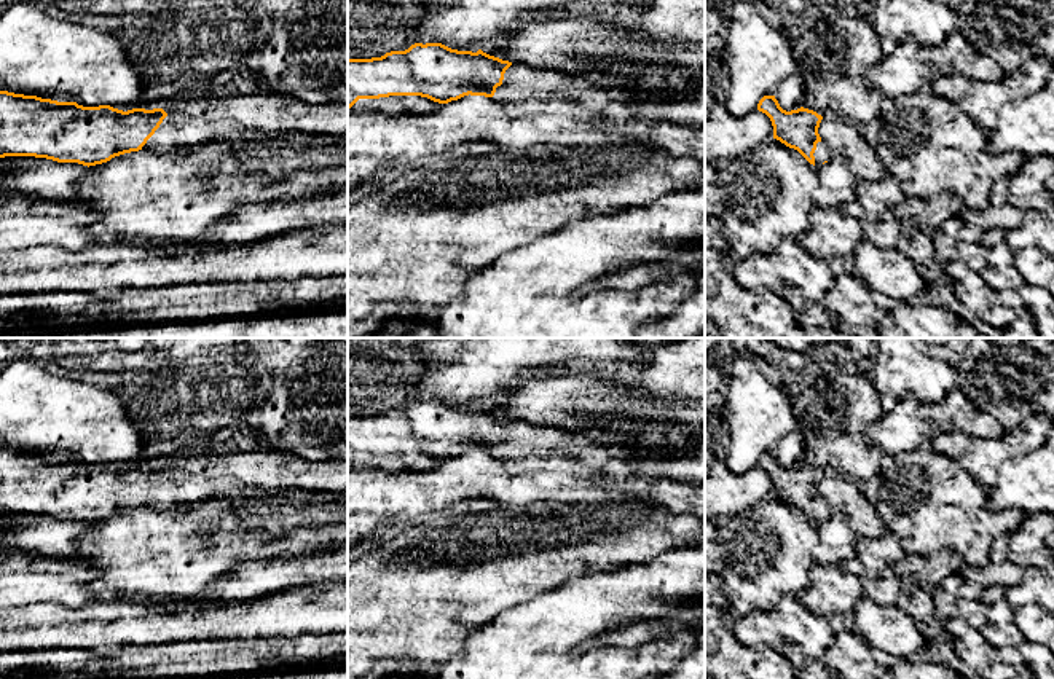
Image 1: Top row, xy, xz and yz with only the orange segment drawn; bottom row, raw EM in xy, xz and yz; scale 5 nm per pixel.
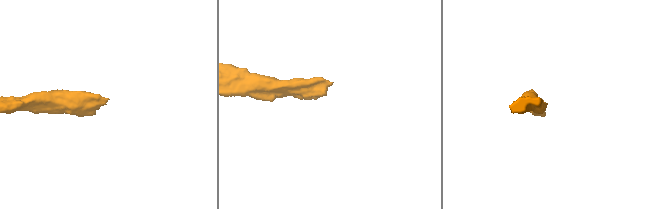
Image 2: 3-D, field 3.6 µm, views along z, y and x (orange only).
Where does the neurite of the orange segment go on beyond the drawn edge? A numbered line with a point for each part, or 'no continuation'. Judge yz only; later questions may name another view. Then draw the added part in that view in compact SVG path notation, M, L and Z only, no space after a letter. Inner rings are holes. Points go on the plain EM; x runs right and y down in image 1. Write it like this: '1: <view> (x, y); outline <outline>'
1: yz (821, 510); outline M821 497L816 500L816 507L813 513L815 513L815 523L821 523L824 518L831 516L832 510L826 504L826 500Z

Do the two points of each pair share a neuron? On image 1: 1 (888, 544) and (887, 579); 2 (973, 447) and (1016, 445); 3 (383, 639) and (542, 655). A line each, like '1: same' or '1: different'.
1: same
2: same
3: different

